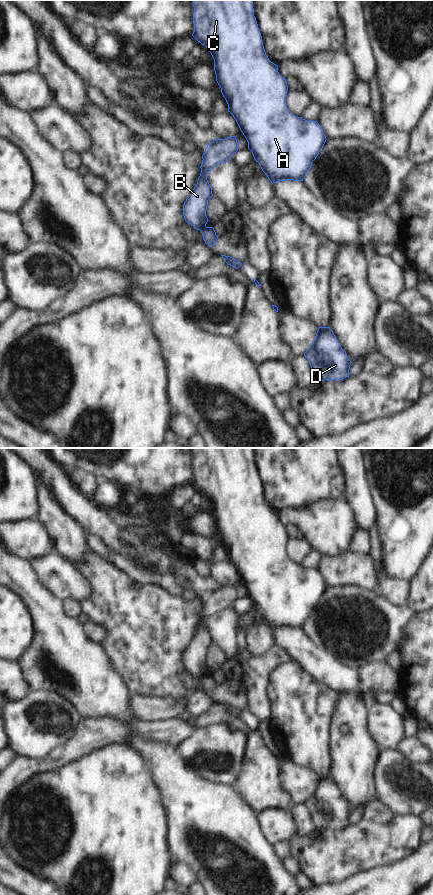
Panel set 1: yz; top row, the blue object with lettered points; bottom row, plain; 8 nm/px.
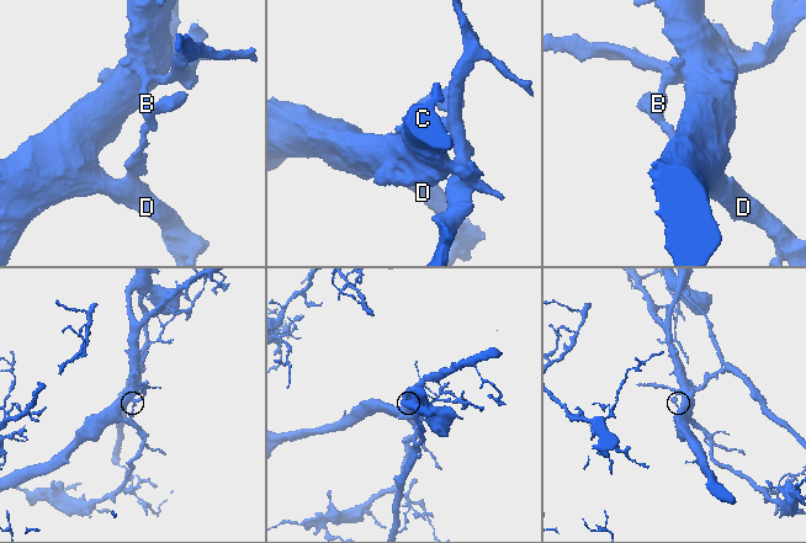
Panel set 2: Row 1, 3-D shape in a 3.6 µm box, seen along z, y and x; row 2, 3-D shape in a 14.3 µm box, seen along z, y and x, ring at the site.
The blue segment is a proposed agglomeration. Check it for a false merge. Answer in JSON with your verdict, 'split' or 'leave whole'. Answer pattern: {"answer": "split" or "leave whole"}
{"answer": "split"}

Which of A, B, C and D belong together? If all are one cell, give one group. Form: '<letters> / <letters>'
A C D / B

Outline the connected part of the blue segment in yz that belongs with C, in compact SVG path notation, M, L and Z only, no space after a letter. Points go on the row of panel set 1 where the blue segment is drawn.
M193 0L192 4L194 7L192 36L211 53L216 81L228 104L228 112L233 115L245 136L254 159L272 184L286 180L303 181L327 139L317 121L307 121L288 110L285 102L287 82L279 74L278 65L271 62L266 55L254 16L253 0Z

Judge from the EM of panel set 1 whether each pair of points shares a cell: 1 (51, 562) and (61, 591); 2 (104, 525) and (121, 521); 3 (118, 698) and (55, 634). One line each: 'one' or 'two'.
1: one
2: two
3: one

